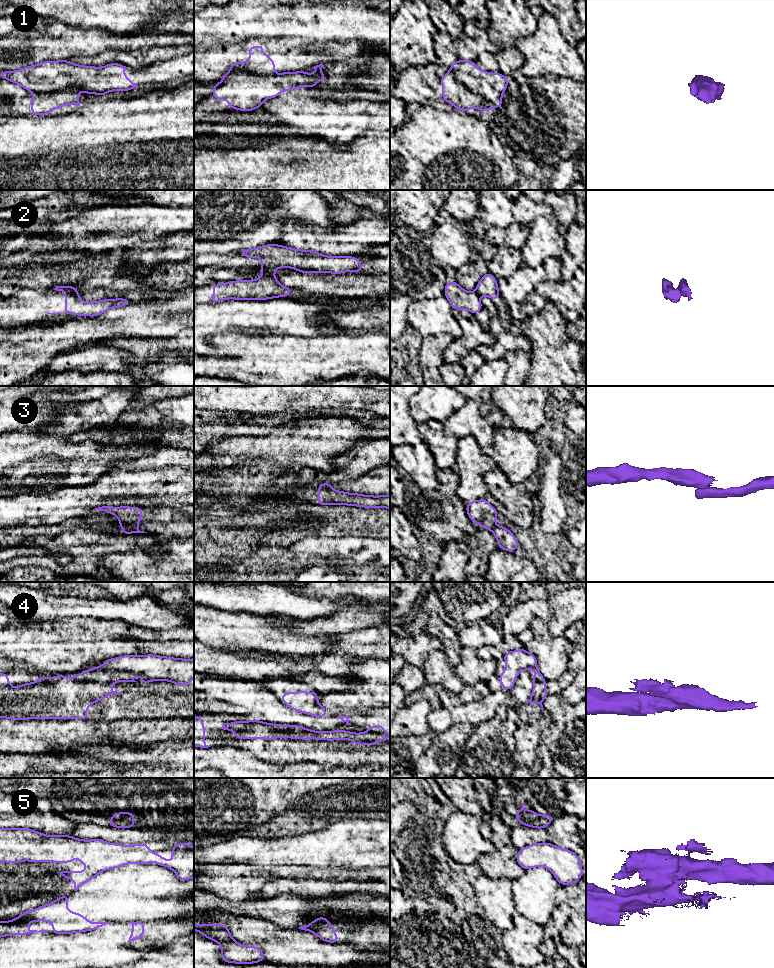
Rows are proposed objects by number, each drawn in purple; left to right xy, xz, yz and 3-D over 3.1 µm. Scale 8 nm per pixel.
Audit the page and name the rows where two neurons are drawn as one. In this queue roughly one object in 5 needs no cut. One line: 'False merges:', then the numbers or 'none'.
False merges: 1, 2, 3, 4, 5

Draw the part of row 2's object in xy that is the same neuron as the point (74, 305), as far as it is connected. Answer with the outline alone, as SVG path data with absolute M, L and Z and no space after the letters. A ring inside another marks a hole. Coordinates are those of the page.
M65 292L65 311L63 313L96 317L110 308L120 308L129 304L131 302L125 298L84 302L80 299L79 293Z

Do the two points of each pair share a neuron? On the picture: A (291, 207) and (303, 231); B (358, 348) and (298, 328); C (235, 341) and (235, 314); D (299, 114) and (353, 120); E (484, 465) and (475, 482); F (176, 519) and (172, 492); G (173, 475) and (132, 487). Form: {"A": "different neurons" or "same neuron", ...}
{"A": "different neurons", "B": "different neurons", "C": "different neurons", "D": "same neuron", "E": "same neuron", "F": "different neurons", "G": "same neuron"}

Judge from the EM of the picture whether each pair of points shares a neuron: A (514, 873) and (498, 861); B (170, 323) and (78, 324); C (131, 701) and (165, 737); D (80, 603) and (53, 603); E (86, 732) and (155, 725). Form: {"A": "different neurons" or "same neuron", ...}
{"A": "same neuron", "B": "same neuron", "C": "different neurons", "D": "same neuron", "E": "same neuron"}

